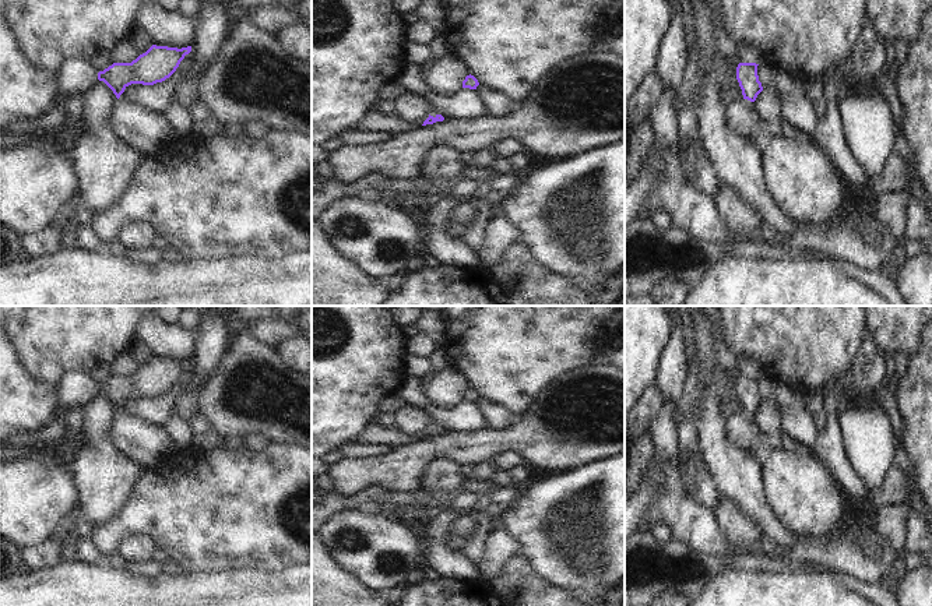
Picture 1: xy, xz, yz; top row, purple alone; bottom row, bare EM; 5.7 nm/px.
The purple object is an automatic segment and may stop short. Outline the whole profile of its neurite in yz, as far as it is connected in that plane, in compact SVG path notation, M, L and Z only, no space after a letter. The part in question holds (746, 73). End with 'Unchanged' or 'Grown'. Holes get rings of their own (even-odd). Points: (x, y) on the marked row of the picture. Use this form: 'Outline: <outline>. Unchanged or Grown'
Outline: M739 63L736 67L736 80L742 89L743 99L755 102L757 95L763 91L759 81L756 63Z. Unchanged.

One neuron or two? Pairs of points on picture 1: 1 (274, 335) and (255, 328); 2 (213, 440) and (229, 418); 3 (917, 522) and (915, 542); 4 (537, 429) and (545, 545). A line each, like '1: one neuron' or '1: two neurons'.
1: one neuron
2: two neurons
3: one neuron
4: two neurons

